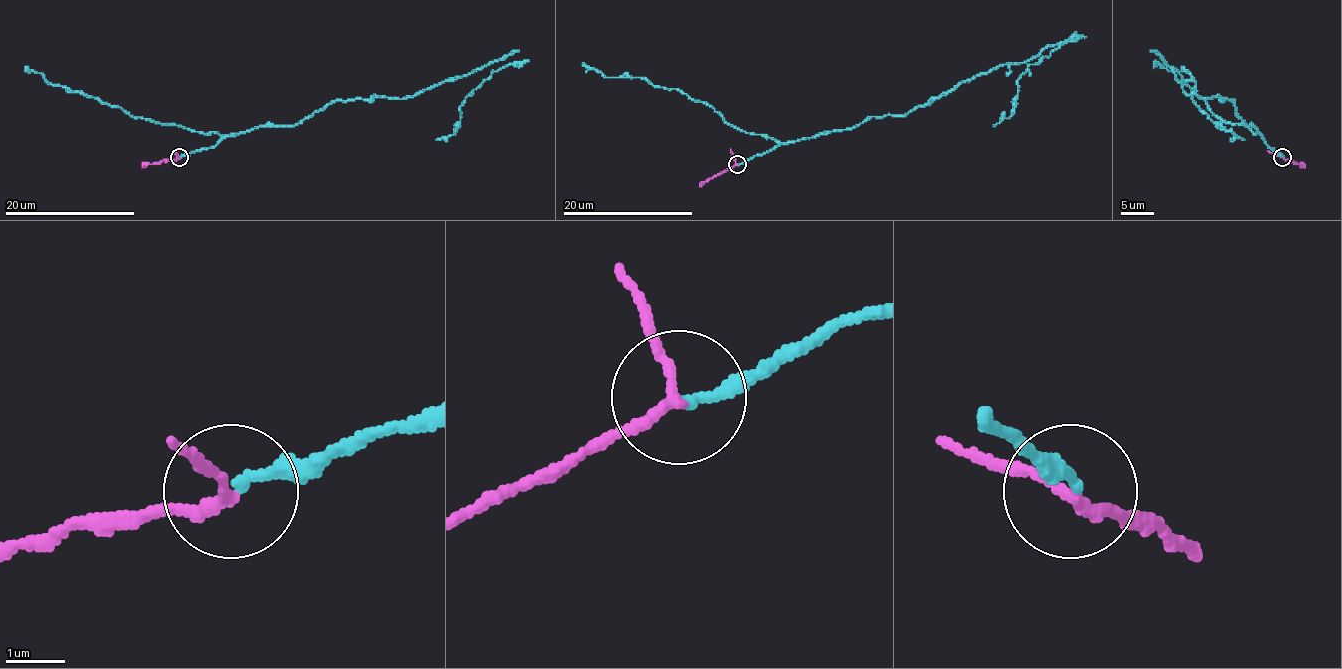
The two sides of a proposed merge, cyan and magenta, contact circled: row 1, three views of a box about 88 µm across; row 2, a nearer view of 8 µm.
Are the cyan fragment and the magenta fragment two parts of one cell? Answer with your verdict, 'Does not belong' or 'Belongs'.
Does not belong

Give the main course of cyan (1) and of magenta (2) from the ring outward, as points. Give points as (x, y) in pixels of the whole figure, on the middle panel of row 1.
1: (737, 165), (784, 142), (907, 115), (1061, 43), (1017, 79), (1014, 111), (993, 126)
2: (737, 164), (708, 178), (700, 186)

